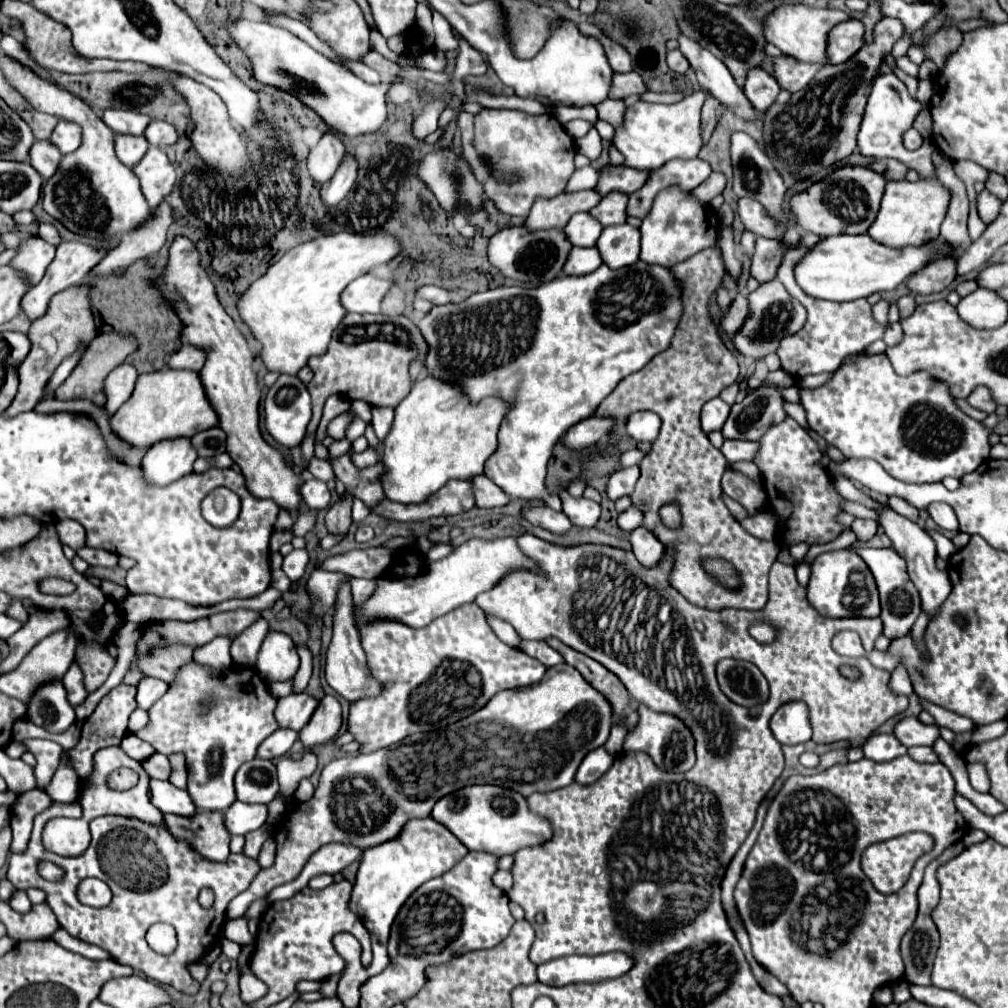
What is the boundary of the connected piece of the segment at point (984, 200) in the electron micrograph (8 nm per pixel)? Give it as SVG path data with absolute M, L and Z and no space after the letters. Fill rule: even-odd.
M986 189L978 195L978 215L980 215L980 219L982 219L986 225L992 223L992 221L998 217L1000 207L1002 207L1002 203L1000 203L992 193L988 193Z

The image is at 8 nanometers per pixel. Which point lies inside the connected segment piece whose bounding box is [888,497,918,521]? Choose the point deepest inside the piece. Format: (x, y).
(898, 504)

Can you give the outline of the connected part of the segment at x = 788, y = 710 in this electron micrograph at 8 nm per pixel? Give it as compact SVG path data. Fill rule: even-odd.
M802 701L784 703L772 717L770 729L782 745L798 745L812 737L808 707Z

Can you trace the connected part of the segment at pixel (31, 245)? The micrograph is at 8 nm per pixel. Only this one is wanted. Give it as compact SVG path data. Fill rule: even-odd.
M32 237L22 241L18 255L12 259L12 265L14 269L26 271L26 275L30 277L30 285L36 285L42 279L50 261L54 259L54 253L56 253L54 245L46 243L40 237Z

